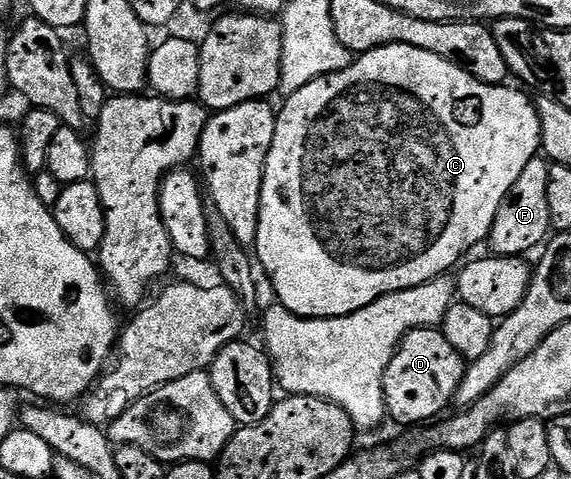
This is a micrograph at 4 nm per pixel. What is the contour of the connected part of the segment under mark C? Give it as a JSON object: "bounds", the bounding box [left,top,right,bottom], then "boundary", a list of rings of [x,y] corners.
{"bounds":[254,43,542,318],"boundary":[[[396,43],[365,50],[342,72],[322,76],[306,84],[306,88],[298,88],[298,92],[287,95],[283,99],[284,107],[279,107],[274,144],[270,144],[270,152],[266,156],[258,236],[254,247],[259,269],[264,269],[272,281],[275,301],[299,318],[346,316],[374,304],[374,300],[382,296],[421,286],[447,275],[448,269],[452,265],[455,267],[467,250],[474,249],[479,242],[483,243],[494,224],[494,216],[498,216],[498,208],[502,208],[502,200],[506,200],[510,188],[514,188],[514,180],[522,176],[522,168],[526,168],[526,164],[530,164],[530,160],[542,150],[540,117],[535,101],[531,97],[528,99],[529,95],[523,89],[511,90],[510,87],[508,84],[488,86],[470,76],[461,66],[455,66],[442,56],[434,56],[434,52]]]}

